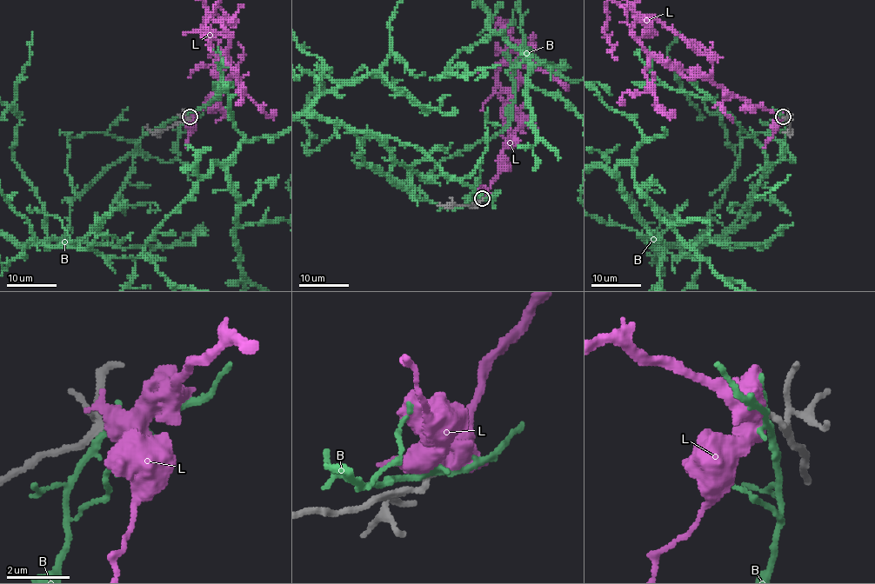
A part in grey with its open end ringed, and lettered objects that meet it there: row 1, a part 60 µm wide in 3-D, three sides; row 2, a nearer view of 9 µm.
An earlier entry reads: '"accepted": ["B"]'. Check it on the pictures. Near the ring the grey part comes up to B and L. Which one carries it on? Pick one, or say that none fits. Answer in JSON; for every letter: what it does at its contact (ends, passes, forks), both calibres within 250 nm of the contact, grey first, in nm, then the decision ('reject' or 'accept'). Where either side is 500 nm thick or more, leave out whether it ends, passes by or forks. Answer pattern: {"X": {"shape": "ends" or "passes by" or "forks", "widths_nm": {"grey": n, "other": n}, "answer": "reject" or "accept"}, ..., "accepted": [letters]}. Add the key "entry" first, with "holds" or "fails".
{"entry": "fails", "B": {"shape": "forks", "widths_nm": {"grey": 240, "other": 160}, "answer": "reject"}, "L": {"widths_nm": {"grey": 240, "other": 550}, "answer": "accept"}, "accepted": ["L"]}

